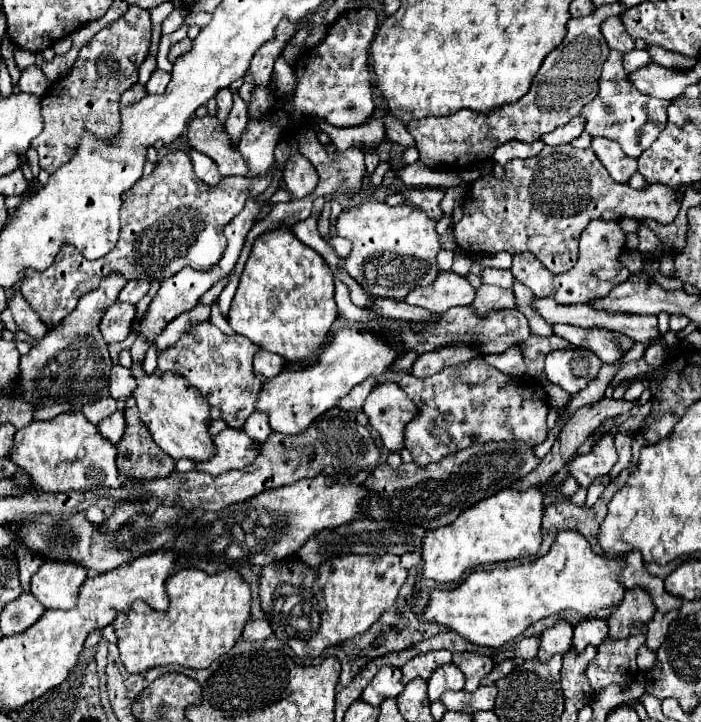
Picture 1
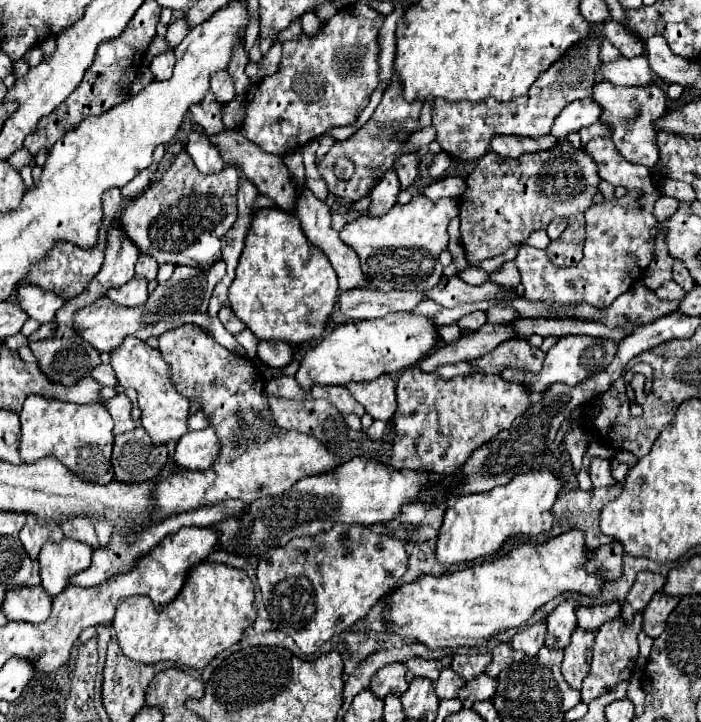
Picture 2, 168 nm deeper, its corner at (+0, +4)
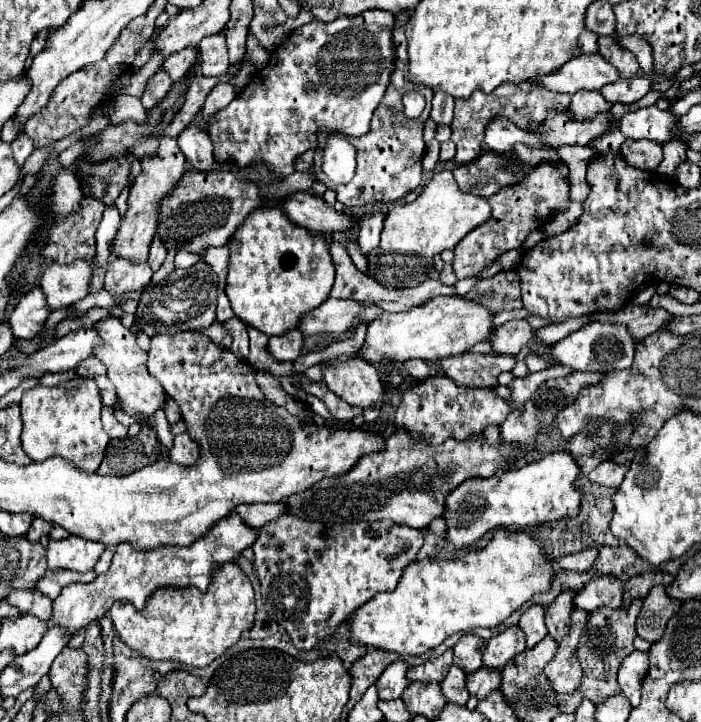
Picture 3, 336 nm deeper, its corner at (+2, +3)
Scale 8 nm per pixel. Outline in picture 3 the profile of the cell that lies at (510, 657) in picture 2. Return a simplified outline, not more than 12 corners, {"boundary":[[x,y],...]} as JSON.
{"boundary":[[512,626],[486,642],[484,666],[502,670],[526,648]]}

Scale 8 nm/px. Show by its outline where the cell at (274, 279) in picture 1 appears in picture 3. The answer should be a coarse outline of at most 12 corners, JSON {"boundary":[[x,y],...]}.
{"boundary":[[278,206],[230,240],[226,296],[268,336],[330,296],[326,238]]}

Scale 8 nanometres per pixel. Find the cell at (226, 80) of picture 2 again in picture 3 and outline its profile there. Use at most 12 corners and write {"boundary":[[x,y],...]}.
{"boundary":[[224,34],[198,44],[204,76],[226,74],[230,60]]}

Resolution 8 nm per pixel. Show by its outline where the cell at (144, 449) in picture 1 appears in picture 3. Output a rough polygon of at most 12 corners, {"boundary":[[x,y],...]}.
{"boundary":[[154,428],[110,440],[96,474],[126,476],[162,454]]}

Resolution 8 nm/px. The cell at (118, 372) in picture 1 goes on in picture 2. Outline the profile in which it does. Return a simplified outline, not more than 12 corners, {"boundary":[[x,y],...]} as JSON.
{"boundary":[[100,365],[92,377],[102,387],[116,387],[118,379],[112,365]]}

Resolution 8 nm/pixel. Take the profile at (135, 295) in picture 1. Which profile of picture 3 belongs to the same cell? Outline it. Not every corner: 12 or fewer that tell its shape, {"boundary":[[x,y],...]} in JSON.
{"boundary":[[160,234],[154,236],[148,262],[154,270],[162,266],[166,248]]}

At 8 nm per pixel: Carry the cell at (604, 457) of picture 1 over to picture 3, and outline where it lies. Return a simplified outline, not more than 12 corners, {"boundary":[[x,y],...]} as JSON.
{"boundary":[[600,462],[588,480],[618,488],[630,468],[630,462]]}

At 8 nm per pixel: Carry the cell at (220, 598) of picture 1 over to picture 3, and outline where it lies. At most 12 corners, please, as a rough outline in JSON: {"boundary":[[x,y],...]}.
{"boundary":[[234,562],[208,592],[158,588],[116,602],[122,642],[150,660],[208,666],[254,626]]}

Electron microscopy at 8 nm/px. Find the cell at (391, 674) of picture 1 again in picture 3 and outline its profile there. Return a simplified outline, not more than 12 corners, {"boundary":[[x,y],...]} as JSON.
{"boundary":[[404,660],[390,664],[376,682],[380,700],[396,700],[410,684]]}

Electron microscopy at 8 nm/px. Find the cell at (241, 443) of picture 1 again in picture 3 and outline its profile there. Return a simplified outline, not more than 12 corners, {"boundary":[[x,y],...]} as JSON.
{"boundary":[[178,434],[168,456],[174,464],[192,466],[198,460],[198,444]]}

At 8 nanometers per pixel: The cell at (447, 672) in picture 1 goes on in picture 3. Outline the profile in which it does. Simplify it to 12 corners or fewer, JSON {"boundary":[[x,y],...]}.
{"boundary":[[450,666],[440,682],[448,702],[466,704],[466,674]]}

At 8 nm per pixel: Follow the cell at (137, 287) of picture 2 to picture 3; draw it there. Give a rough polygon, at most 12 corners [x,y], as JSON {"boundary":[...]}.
{"boundary":[[114,258],[104,288],[116,294],[142,290],[154,270],[148,262]]}

